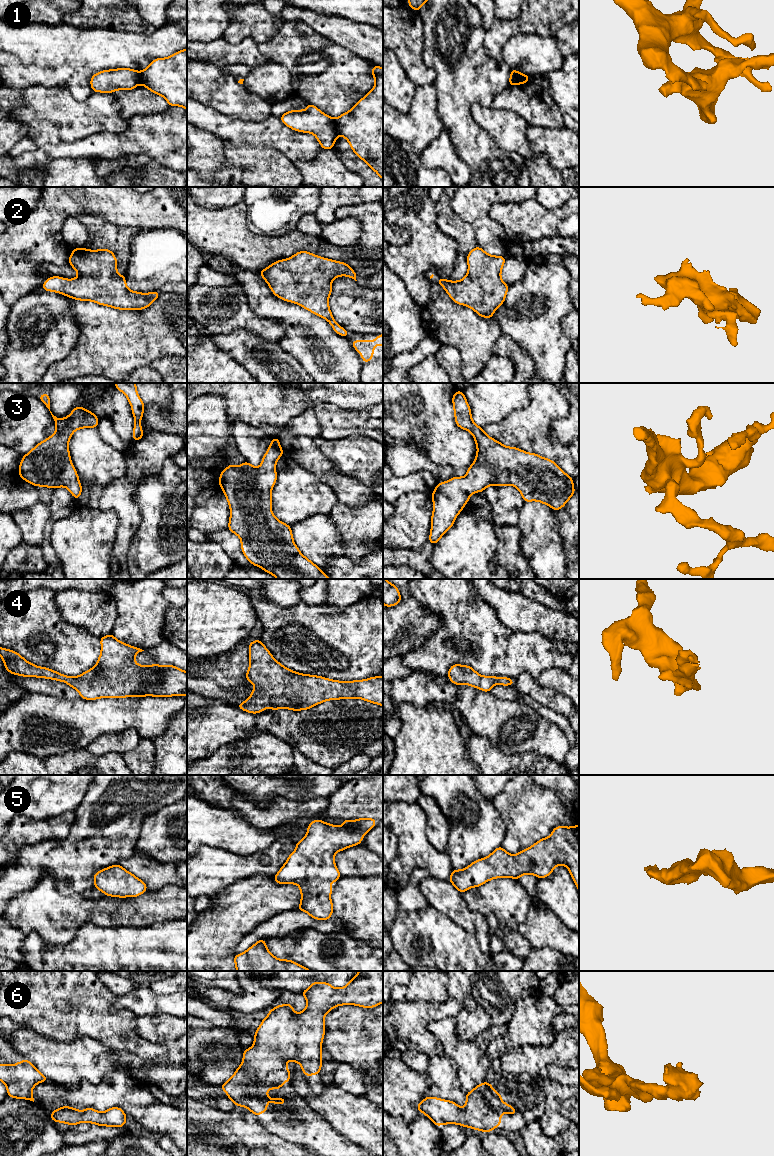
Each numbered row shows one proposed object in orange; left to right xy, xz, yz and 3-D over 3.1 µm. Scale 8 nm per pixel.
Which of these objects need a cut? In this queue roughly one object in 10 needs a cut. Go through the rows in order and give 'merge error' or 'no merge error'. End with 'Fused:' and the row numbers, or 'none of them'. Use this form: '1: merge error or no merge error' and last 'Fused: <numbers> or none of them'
1: merge error
2: no merge error
3: no merge error
4: no merge error
5: no merge error
6: no merge error
Fused: 1

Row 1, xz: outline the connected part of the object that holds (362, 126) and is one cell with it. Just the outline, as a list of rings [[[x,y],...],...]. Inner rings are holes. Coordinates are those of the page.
[[[374,65],[374,88],[348,112],[335,119],[337,133],[347,139],[351,149],[383,180],[383,68]]]

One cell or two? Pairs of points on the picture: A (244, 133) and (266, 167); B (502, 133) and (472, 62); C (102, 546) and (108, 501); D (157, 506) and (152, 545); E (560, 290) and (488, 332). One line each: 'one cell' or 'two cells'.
A: two cells
B: two cells
C: two cells
D: one cell
E: two cells

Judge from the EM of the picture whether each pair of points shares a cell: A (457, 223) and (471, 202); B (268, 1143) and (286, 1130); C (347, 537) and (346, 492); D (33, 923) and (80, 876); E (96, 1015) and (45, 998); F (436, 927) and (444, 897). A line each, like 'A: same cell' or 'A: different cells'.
A: different cells
B: different cells
C: different cells
D: different cells
E: same cell
F: different cells

